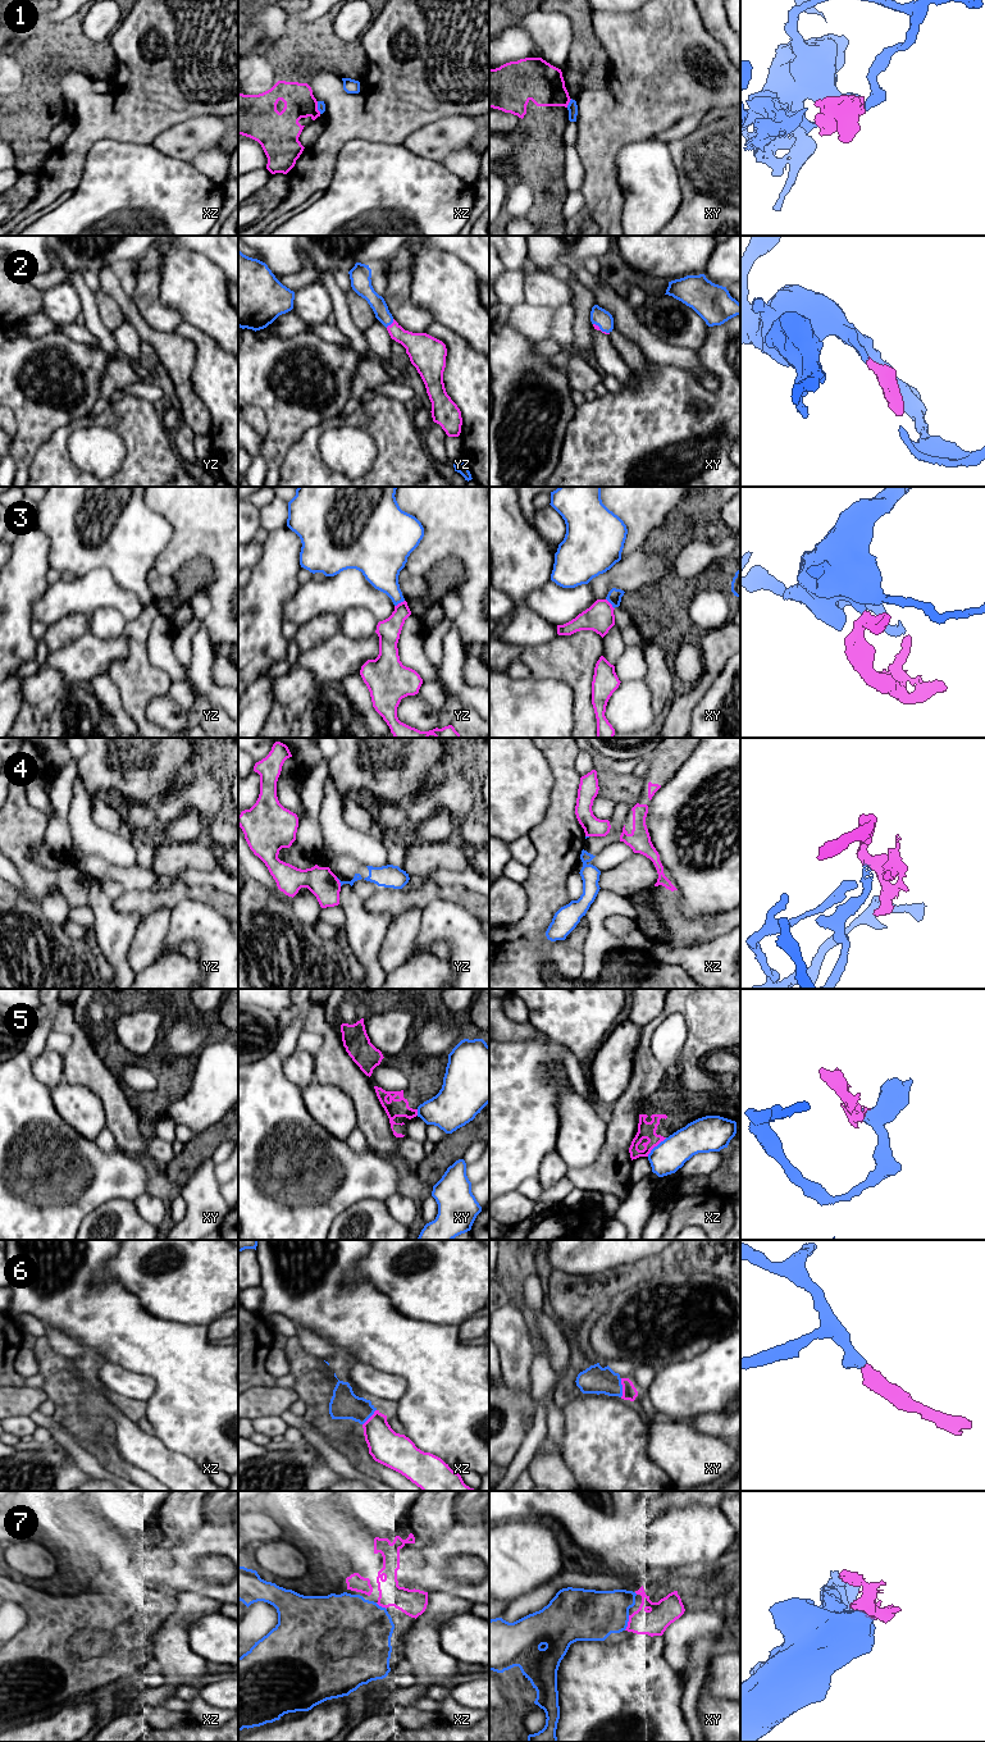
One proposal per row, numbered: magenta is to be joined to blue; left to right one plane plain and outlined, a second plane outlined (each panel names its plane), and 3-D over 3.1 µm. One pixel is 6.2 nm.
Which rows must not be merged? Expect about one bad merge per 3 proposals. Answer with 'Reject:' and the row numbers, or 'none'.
Reject: 1, 3, 4, 5

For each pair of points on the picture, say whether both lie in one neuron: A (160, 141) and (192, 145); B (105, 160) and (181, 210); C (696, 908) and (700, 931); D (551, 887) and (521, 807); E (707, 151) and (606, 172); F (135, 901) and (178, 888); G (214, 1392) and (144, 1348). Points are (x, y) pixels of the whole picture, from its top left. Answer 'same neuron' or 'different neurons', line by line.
A: same neuron
B: same neuron
C: different neurons
D: different neurons
E: different neurons
F: same neuron
G: same neuron

